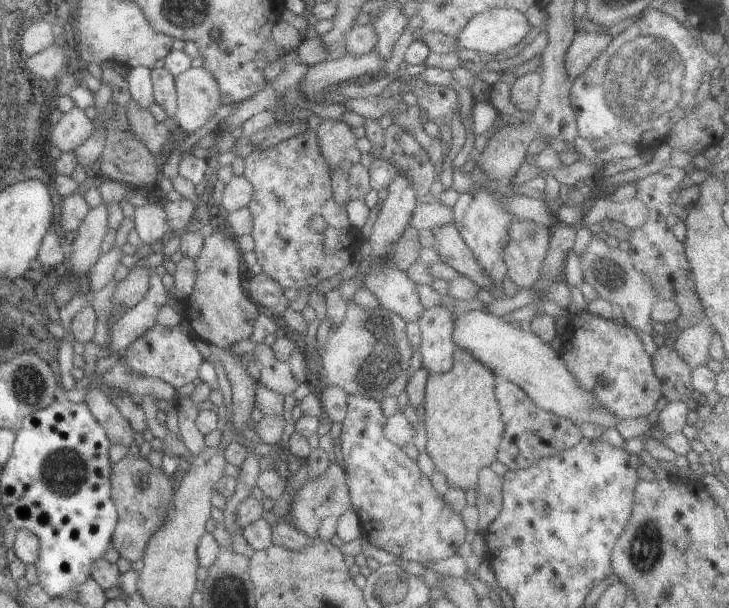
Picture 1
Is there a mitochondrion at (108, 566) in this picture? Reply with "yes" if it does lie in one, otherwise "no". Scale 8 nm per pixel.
no

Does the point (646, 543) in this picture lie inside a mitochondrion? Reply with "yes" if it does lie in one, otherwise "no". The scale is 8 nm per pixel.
yes

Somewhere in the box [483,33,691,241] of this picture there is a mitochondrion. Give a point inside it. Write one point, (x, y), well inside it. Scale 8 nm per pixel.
(654, 79)

